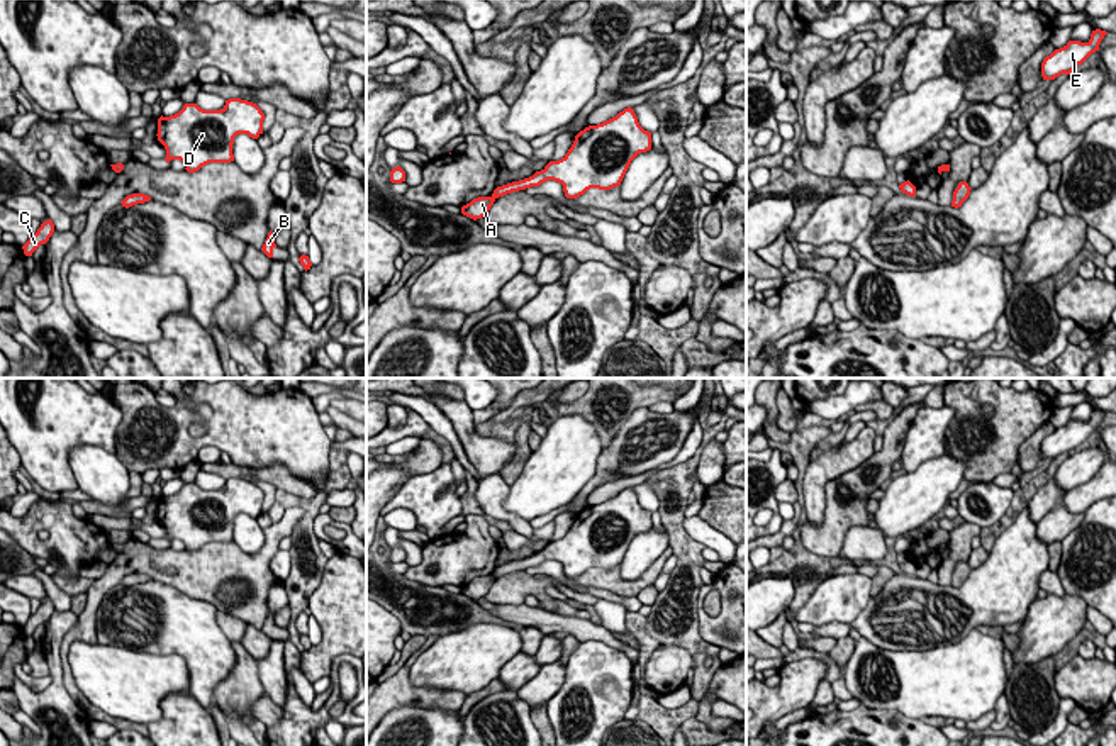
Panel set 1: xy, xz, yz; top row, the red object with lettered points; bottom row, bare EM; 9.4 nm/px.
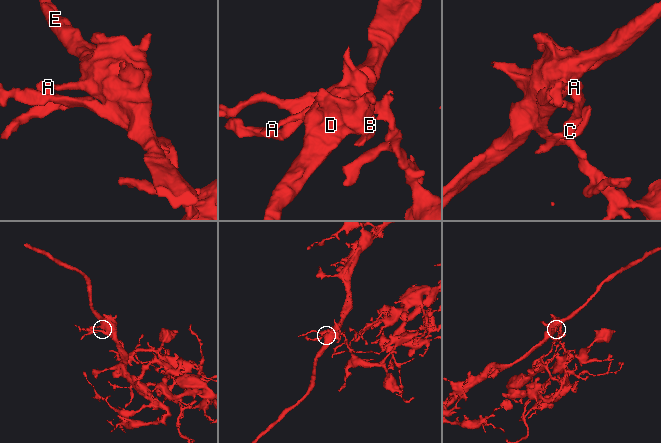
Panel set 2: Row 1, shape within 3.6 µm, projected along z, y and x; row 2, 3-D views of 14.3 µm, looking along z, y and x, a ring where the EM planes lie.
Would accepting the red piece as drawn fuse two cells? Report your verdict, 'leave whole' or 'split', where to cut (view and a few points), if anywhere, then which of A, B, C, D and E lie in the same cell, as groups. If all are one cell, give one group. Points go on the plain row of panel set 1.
split | xz (492, 573), (496, 577) | A B C / D E

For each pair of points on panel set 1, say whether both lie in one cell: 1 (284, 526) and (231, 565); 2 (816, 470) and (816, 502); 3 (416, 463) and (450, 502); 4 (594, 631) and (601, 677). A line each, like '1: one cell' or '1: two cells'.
1: one cell
2: one cell
3: two cells
4: two cells

